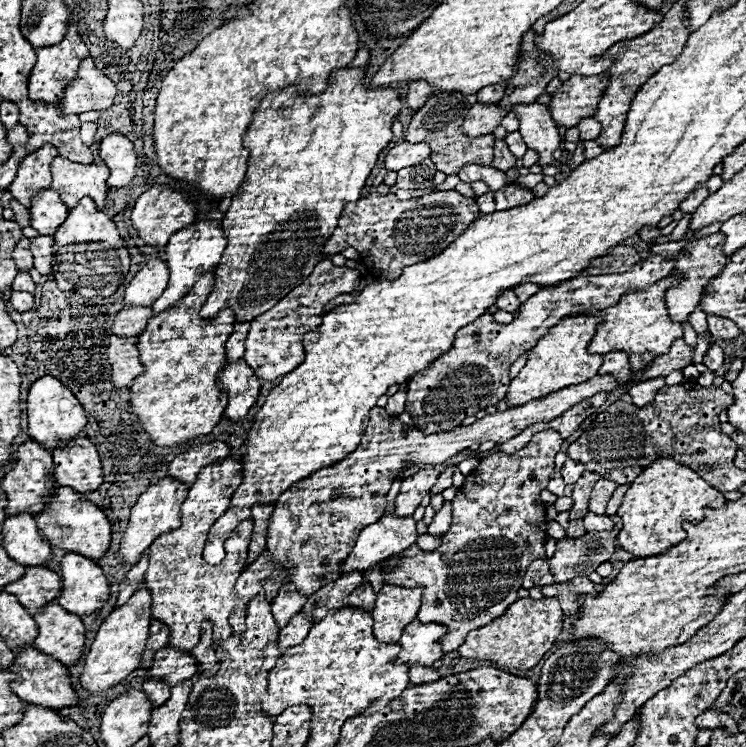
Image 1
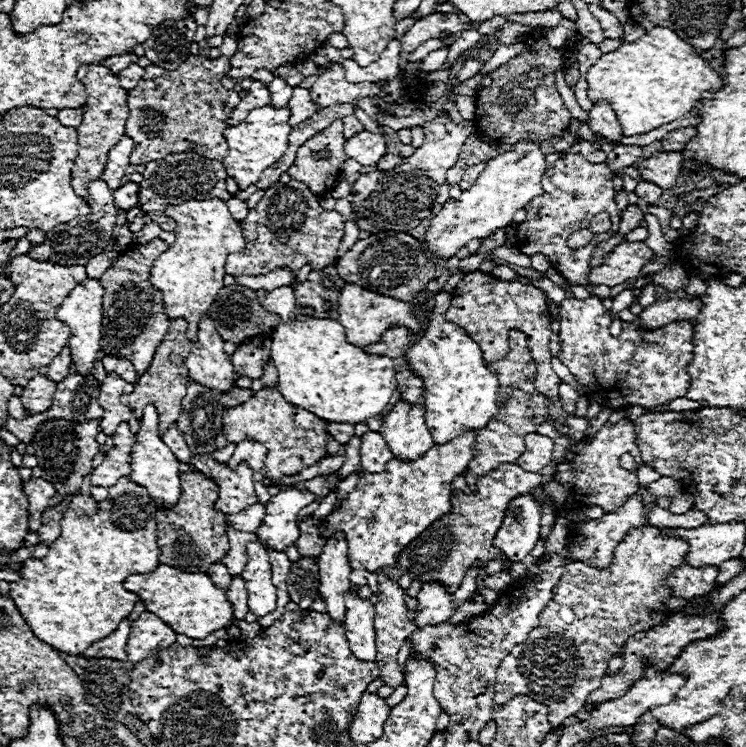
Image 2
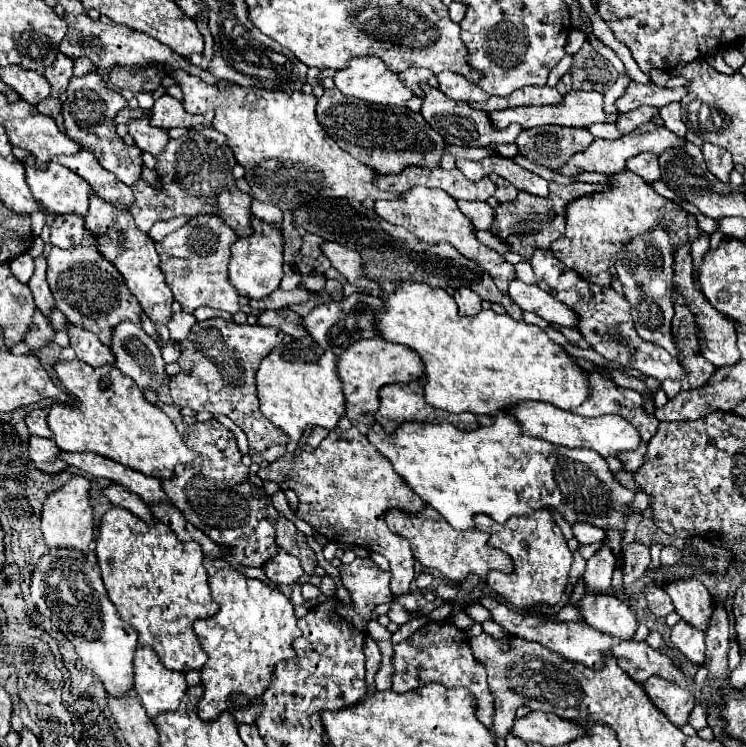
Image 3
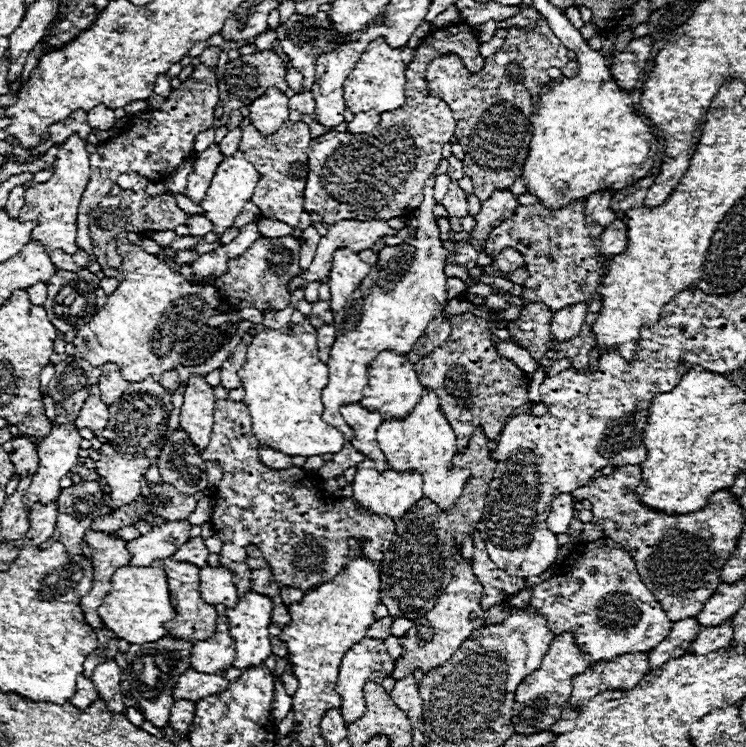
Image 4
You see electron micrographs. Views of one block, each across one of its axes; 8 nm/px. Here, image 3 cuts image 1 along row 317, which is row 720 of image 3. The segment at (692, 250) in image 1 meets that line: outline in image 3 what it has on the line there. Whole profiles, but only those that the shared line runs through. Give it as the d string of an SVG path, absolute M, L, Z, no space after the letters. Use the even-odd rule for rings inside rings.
M654 676L644 682L644 692L650 696L656 708L668 716L670 722L674 722L676 726L684 726L688 722L694 708L694 698L688 690L670 680Z

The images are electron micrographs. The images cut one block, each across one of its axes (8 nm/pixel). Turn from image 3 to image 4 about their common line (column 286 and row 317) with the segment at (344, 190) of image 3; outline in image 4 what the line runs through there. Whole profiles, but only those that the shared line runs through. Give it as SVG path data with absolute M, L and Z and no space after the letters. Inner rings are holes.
M126 238L118 240L118 254L124 260L124 280L120 282L120 286L108 296L106 306L100 308L100 312L92 318L92 322L84 324L78 328L76 338L72 340L76 344L74 356L88 360L94 366L102 366L106 362L114 362L122 368L122 376L128 382L142 382L146 376L154 376L156 380L160 380L160 376L168 370L178 370L181 389L184 390L186 380L192 374L203 374L205 376L214 369L220 368L222 362L226 360L231 351L238 345L234 342L225 344L210 360L199 366L184 367L178 358L182 354L182 344L194 334L198 332L208 318L214 314L214 310L220 304L220 294L218 288L214 286L204 286L204 284L190 284L188 280L184 280L182 274L174 272L168 264L160 262L154 254L148 254L146 250L142 250L140 246L130 244Z

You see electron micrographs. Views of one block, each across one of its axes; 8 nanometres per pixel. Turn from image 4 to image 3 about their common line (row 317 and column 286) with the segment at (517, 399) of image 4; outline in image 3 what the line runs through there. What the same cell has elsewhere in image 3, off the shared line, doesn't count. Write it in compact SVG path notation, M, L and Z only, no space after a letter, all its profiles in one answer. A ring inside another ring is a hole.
M334 428L312 452L284 454L268 468L260 468L262 480L281 485L288 481L289 488L298 494L296 516L308 522L316 532L332 542L346 542L352 546L364 546L382 554L390 562L392 594L406 594L414 580L414 556L410 544L400 534L394 534L386 526L386 512L398 508L402 512L420 512L426 504L404 486L402 476L394 472L388 458L382 458L378 450L356 428Z

